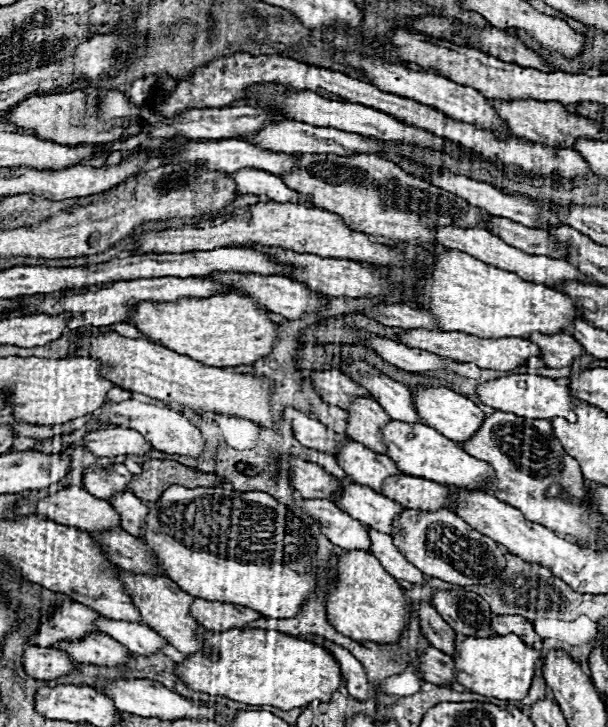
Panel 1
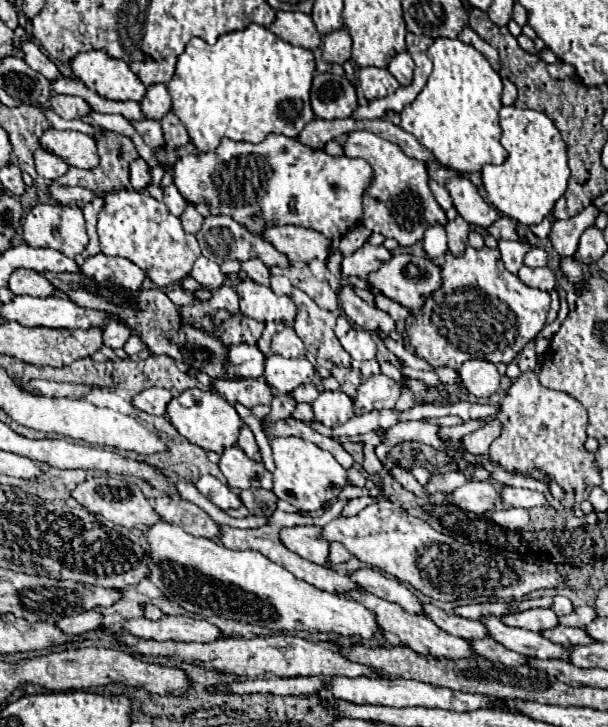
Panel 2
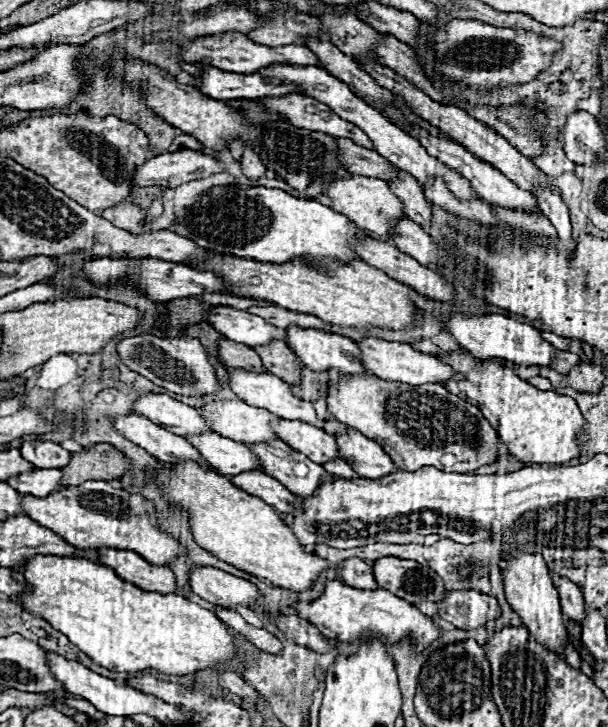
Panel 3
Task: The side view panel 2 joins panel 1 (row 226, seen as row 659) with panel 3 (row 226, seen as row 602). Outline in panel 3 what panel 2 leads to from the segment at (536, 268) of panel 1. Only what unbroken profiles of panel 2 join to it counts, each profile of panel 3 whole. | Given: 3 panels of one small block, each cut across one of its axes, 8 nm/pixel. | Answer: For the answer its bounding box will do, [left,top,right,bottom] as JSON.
[326,176,406,240]

